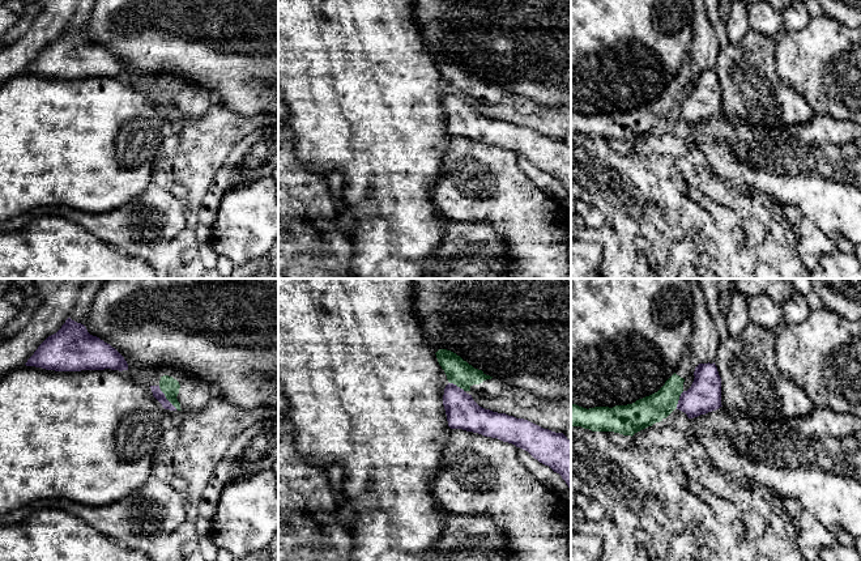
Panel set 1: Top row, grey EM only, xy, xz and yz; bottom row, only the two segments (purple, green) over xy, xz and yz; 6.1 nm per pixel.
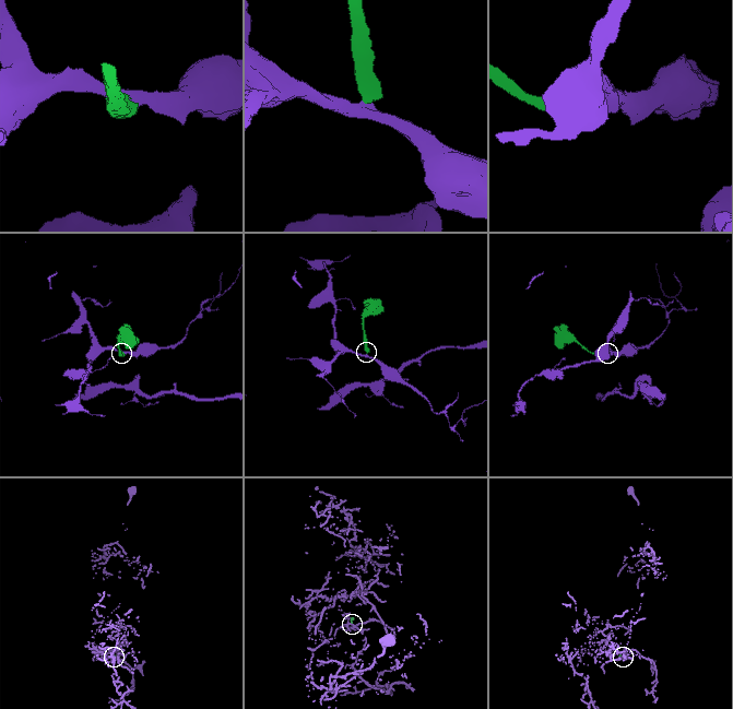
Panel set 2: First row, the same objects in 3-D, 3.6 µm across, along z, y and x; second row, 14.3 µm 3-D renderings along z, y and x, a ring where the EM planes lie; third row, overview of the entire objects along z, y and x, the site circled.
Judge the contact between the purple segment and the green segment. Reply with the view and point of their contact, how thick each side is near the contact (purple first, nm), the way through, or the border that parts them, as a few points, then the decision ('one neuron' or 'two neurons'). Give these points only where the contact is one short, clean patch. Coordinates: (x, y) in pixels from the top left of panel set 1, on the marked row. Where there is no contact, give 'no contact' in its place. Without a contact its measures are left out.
contact xy (165, 398); calibres 60 and 110 nm; border xy (158, 386), (177, 408); two neurons

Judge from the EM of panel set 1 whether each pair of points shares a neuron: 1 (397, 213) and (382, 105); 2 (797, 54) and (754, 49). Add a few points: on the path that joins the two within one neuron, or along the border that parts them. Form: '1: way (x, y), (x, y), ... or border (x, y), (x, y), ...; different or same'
1: way (388, 186), (388, 140), (386, 132); same
2: border (776, 42), (775, 71), (781, 81); different

